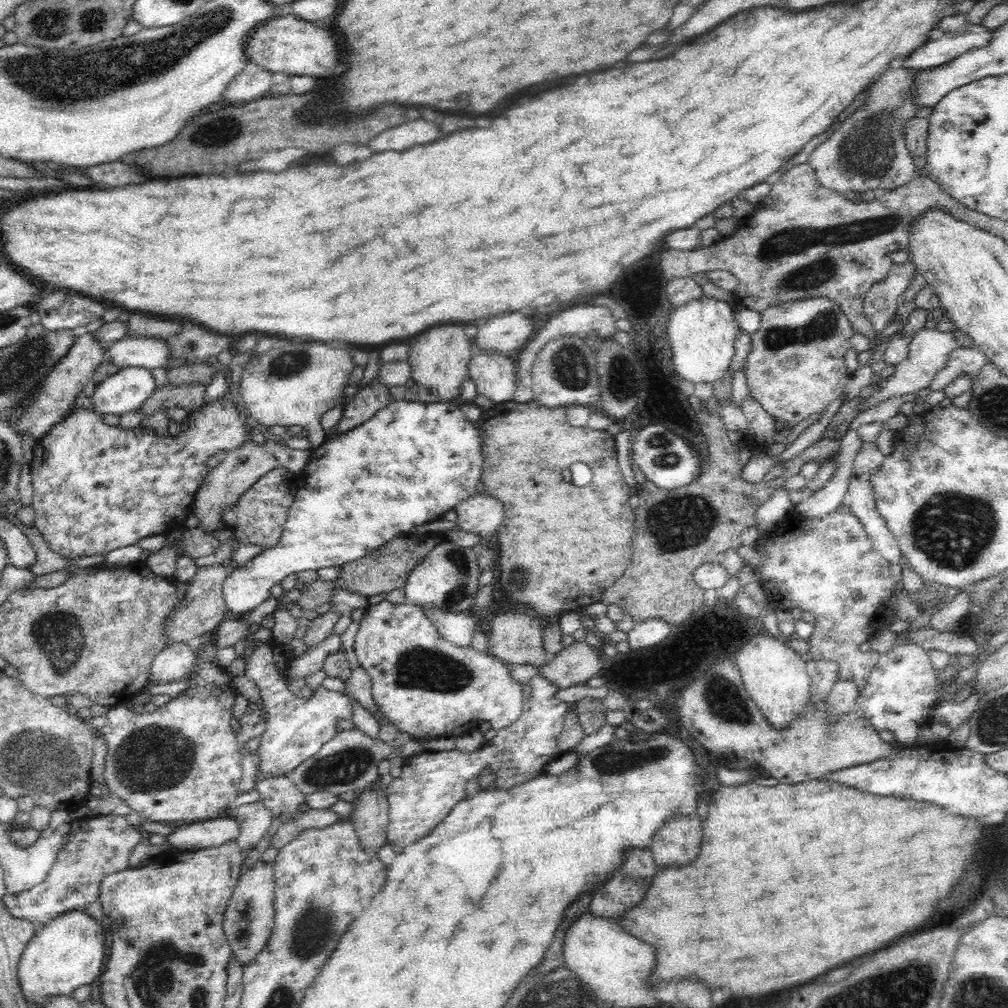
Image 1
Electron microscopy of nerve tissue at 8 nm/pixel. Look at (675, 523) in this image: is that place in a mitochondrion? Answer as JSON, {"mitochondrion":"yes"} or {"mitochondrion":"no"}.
{"mitochondrion":"yes"}

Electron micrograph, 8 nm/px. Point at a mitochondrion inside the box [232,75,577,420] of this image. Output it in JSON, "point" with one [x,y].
{"point":[290,363]}

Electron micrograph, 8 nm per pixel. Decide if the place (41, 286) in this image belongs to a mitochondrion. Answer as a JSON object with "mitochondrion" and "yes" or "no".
{"mitochondrion":"no"}

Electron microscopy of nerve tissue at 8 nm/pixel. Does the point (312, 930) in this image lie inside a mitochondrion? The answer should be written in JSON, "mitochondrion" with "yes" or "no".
{"mitochondrion":"yes"}

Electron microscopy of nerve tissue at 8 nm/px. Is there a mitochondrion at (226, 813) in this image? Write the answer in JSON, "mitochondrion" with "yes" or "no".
{"mitochondrion":"no"}

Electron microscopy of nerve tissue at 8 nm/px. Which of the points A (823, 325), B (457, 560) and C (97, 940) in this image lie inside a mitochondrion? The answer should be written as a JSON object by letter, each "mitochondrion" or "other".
{"A":"mitochondrion","B":"mitochondrion","C":"other"}

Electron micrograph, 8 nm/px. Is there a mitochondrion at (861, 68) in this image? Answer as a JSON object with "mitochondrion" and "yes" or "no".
{"mitochondrion":"no"}

